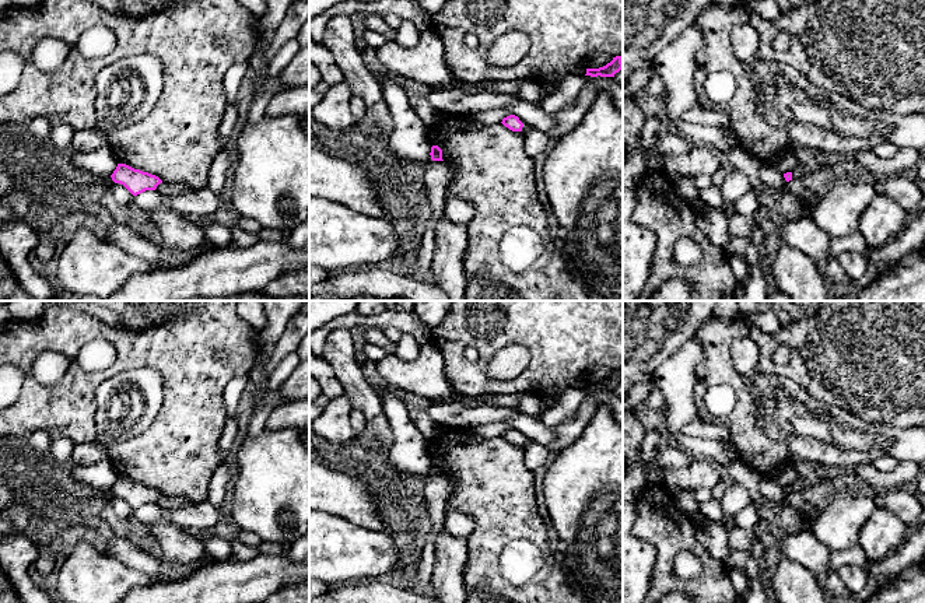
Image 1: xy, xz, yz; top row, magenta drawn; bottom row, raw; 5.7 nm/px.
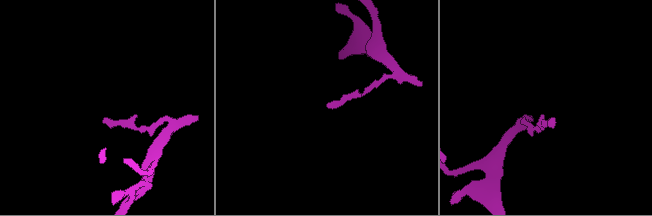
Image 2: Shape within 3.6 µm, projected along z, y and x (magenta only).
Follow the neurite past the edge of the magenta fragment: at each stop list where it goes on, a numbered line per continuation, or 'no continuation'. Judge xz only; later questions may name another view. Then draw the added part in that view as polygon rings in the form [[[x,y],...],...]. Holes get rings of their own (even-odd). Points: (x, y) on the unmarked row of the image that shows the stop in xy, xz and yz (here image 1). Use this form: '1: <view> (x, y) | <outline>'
no continuation

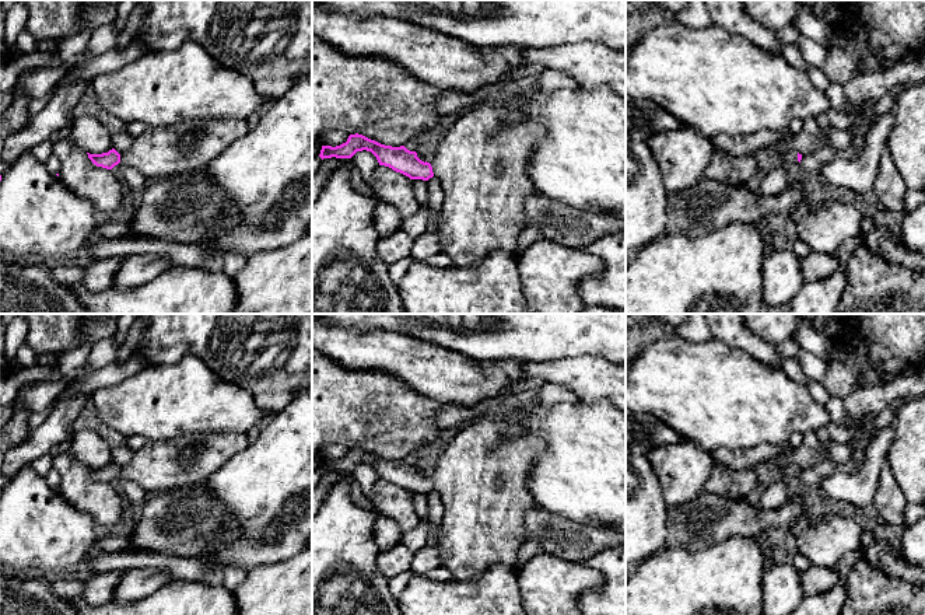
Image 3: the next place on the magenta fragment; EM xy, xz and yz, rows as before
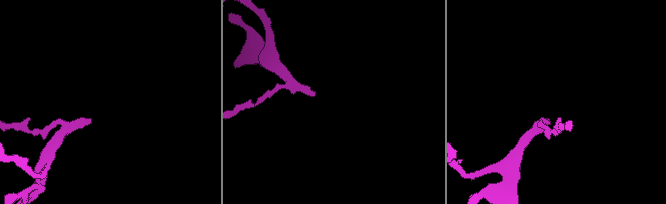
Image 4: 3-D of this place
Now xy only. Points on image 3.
1: xy (163, 465) | [[[196,433],[161,441],[146,441],[120,476],[148,495],[197,486],[249,445],[246,433]]]

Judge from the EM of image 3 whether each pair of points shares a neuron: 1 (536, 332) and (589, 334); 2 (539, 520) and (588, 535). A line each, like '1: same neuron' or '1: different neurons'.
1: same neuron
2: same neuron

